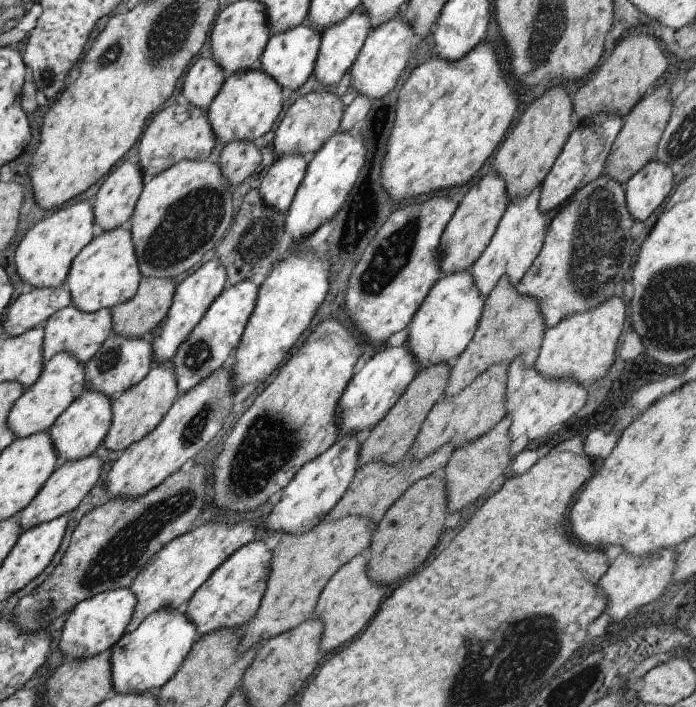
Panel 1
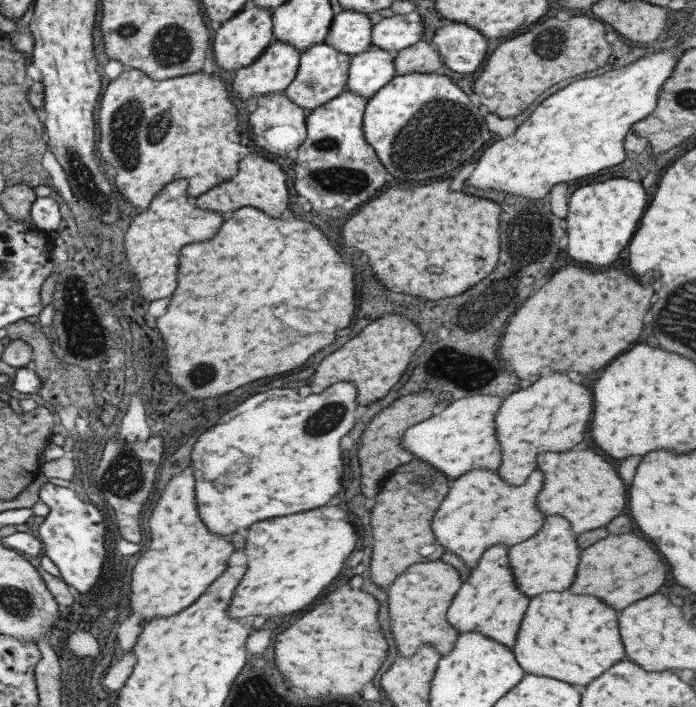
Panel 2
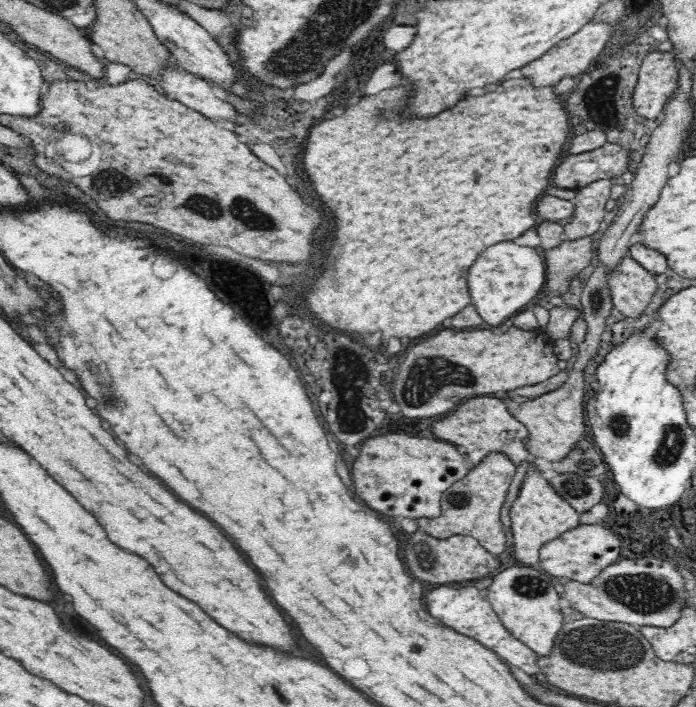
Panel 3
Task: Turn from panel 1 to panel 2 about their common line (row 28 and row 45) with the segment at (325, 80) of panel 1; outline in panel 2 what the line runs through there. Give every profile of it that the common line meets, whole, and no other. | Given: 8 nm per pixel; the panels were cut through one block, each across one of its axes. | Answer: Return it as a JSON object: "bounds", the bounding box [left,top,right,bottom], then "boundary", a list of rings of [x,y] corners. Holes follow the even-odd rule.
{"bounds":[323,10,371,54],"boundary":[[[342,10],[333,15],[323,44],[337,52],[355,54],[365,52],[370,44],[371,22],[366,14],[354,10]]]}

